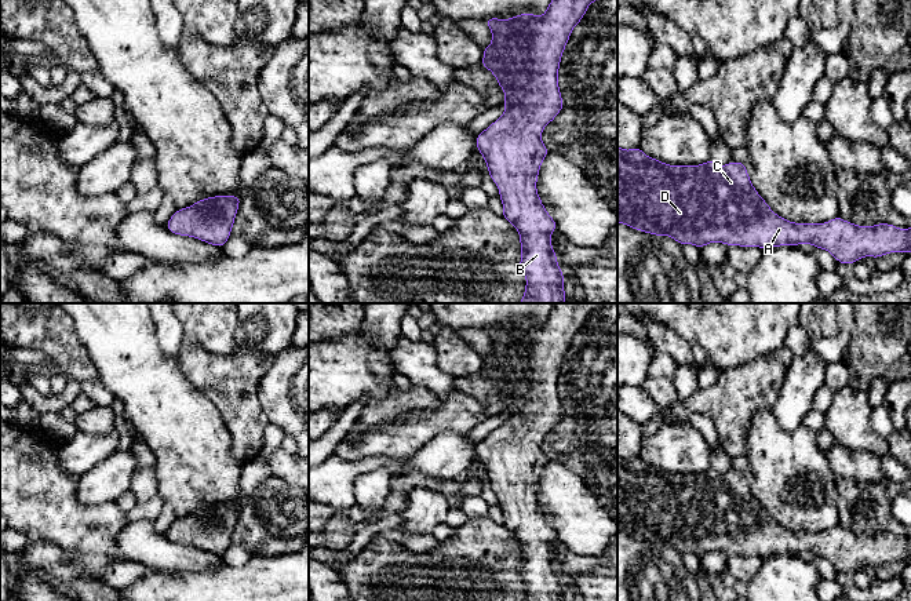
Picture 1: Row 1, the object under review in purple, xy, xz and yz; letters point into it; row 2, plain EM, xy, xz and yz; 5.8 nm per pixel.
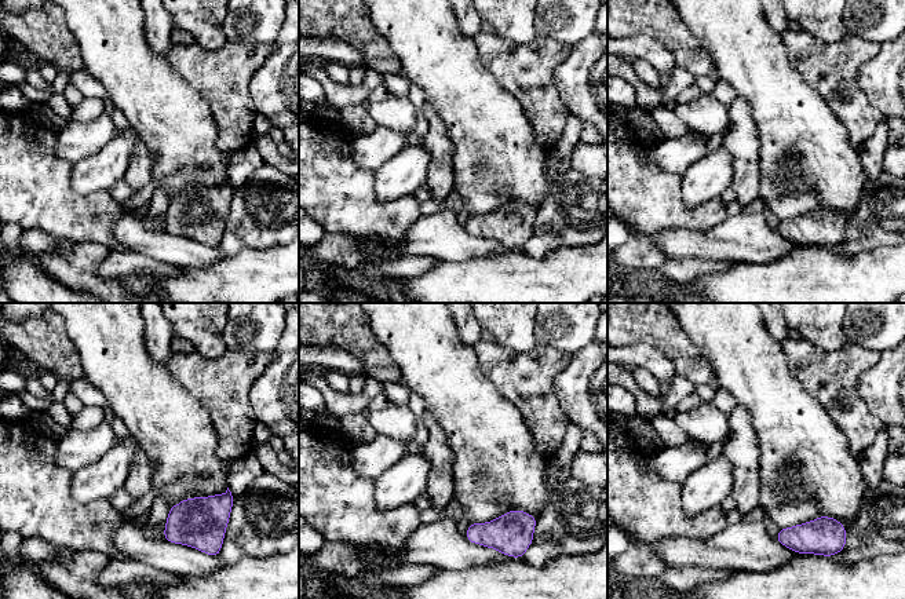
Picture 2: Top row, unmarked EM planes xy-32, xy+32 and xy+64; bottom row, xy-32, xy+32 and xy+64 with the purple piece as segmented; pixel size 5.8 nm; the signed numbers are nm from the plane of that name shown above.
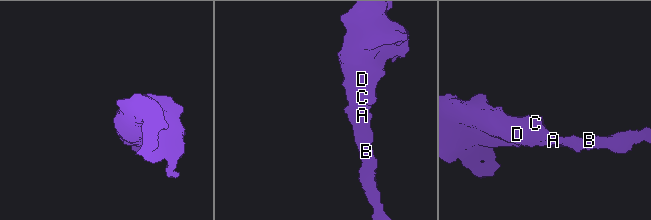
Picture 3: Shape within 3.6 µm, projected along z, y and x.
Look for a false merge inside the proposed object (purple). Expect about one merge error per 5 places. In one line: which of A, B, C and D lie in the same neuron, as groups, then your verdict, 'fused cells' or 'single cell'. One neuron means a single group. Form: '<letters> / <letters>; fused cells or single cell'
A B C D; single cell

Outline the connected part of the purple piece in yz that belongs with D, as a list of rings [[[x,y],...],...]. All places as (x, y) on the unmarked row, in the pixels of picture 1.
[[[617,455],[617,532],[653,544],[670,544],[681,554],[692,553],[703,557],[710,551],[724,551],[728,556],[761,556],[762,558],[781,554],[812,553],[828,560],[839,572],[852,573],[863,565],[879,567],[890,561],[911,561],[911,536],[899,538],[890,532],[857,535],[837,525],[824,532],[790,531],[772,520],[751,492],[744,471],[730,470],[719,474],[711,467],[699,474],[668,474],[646,465],[641,456],[624,459]]]

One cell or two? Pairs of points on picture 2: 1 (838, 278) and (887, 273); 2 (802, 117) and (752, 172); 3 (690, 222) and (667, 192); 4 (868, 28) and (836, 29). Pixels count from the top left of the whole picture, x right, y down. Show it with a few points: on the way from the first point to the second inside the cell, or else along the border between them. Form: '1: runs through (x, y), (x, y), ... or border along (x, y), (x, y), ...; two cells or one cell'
1: runs through (850, 278), (875, 278); one cell
2: border along (756, 134), (759, 142), (759, 197); two cells
3: runs through (683, 215), (667, 198); one cell
4: border along (842, 14), (842, 22), (847, 32); two cells

